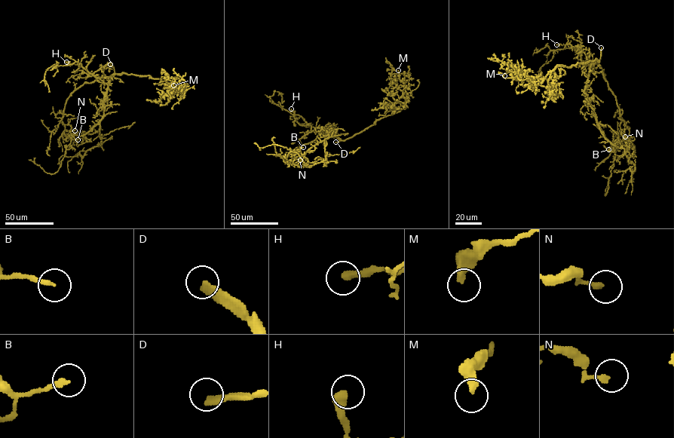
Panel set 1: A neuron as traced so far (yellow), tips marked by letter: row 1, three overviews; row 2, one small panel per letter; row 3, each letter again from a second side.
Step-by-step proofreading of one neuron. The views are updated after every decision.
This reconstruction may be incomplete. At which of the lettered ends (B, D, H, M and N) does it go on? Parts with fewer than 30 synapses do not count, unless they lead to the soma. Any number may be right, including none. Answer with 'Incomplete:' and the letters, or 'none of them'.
Incomplete: D

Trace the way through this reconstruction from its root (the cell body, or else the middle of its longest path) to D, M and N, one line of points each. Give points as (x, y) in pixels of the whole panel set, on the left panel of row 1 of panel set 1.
D: (108, 82), (114, 73), (110, 64)
M: (108, 82), (115, 74), (127, 73), (152, 78), (178, 78), (182, 87), (179, 83), (173, 85)
N: (108, 82), (110, 76), (84, 83), (66, 101), (62, 120), (75, 130)

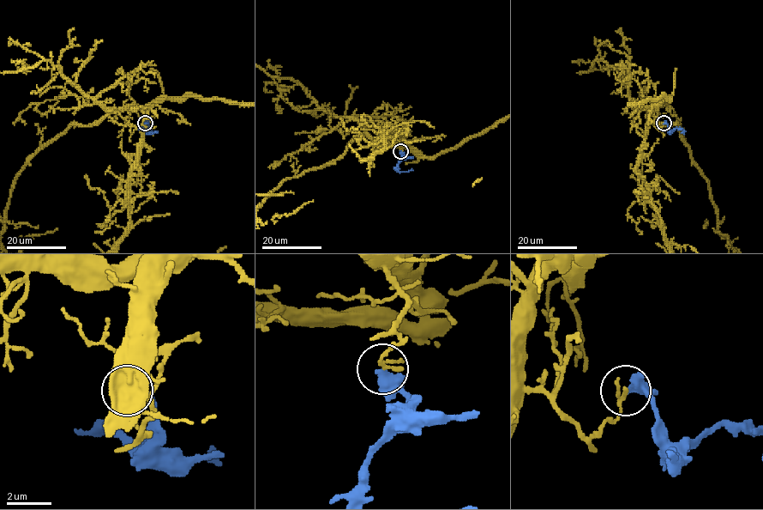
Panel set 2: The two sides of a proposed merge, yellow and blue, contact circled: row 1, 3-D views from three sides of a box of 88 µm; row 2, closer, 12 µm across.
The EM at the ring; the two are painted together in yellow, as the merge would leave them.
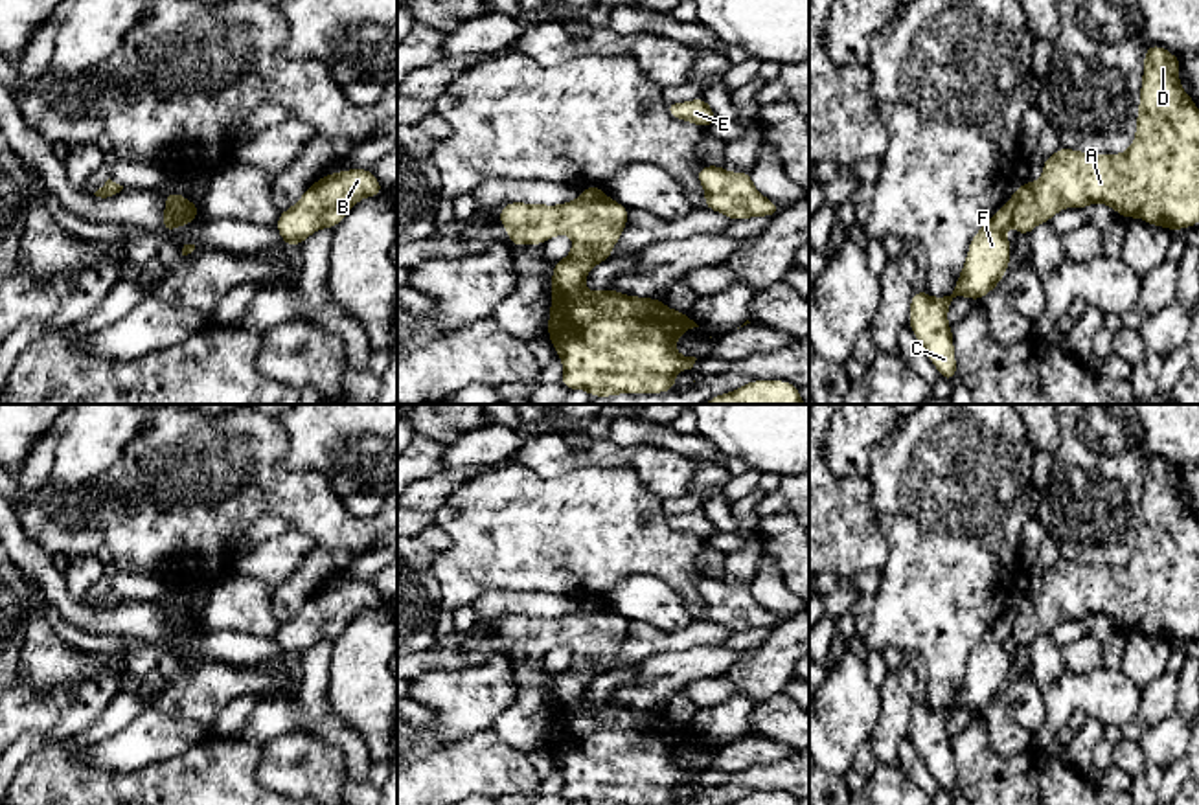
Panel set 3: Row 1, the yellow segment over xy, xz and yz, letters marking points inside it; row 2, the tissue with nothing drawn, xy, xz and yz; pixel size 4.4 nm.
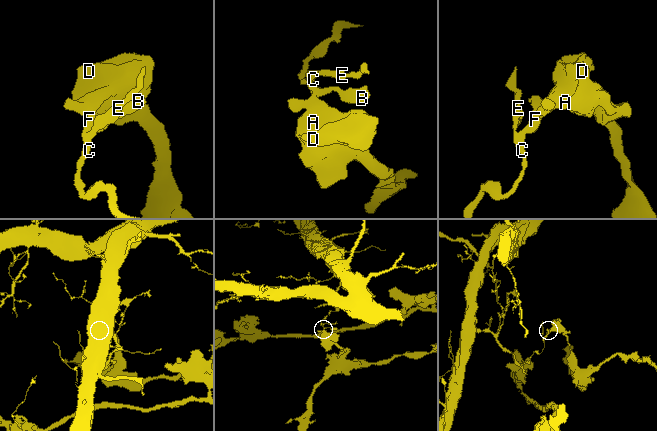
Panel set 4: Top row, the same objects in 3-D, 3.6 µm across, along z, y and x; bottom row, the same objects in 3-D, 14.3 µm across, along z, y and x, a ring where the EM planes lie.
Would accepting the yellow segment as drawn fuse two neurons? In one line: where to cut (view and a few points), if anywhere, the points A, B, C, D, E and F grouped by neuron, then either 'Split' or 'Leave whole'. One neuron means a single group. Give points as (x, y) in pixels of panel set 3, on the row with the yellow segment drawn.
Split along yz (1010, 201), (1012, 223). Groups: A D / B C E F. Split

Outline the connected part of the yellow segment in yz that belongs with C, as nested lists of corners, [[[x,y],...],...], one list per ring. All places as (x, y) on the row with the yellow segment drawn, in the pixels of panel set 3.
[[[1006,200],[971,239],[965,265],[953,292],[943,298],[931,298],[925,290],[916,290],[910,298],[908,325],[940,377],[949,382],[958,375],[953,329],[947,323],[947,309],[956,296],[967,296],[980,301],[1000,283],[1010,268],[1011,243],[1004,235],[1004,230],[1010,224],[1011,200]]]

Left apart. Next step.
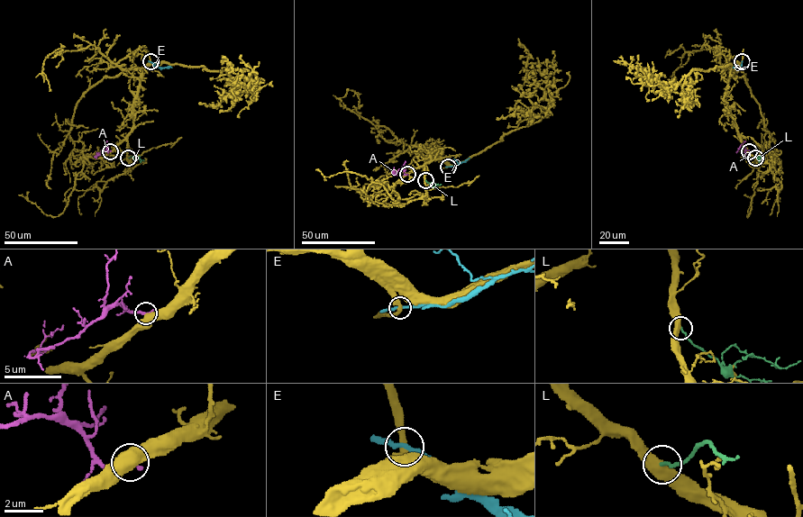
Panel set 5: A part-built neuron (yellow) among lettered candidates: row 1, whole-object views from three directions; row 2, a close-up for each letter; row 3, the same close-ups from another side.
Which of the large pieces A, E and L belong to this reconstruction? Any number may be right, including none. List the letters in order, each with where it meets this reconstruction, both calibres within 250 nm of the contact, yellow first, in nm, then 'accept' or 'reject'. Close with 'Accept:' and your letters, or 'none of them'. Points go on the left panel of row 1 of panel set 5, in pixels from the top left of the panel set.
A: meets yellow at (110, 151); 480 nm thick on the yellow side, 260 nm on the other; accept
E: meets yellow at (150, 61); 360 nm thick on the yellow side, 240 nm on the other; reject
L: meets yellow at (128, 158); 500 nm thick on the yellow side, 180 nm on the other; reject
Accept: A

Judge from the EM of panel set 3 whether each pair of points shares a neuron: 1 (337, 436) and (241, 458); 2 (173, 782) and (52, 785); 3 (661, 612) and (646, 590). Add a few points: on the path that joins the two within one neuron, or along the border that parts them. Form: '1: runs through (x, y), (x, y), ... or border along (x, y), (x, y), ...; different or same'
1: border along (280, 423), (287, 438), (285, 465), (322, 475); different
2: runs through (144, 785), (81, 785); same
3: runs through (659, 607), (648, 596); same

